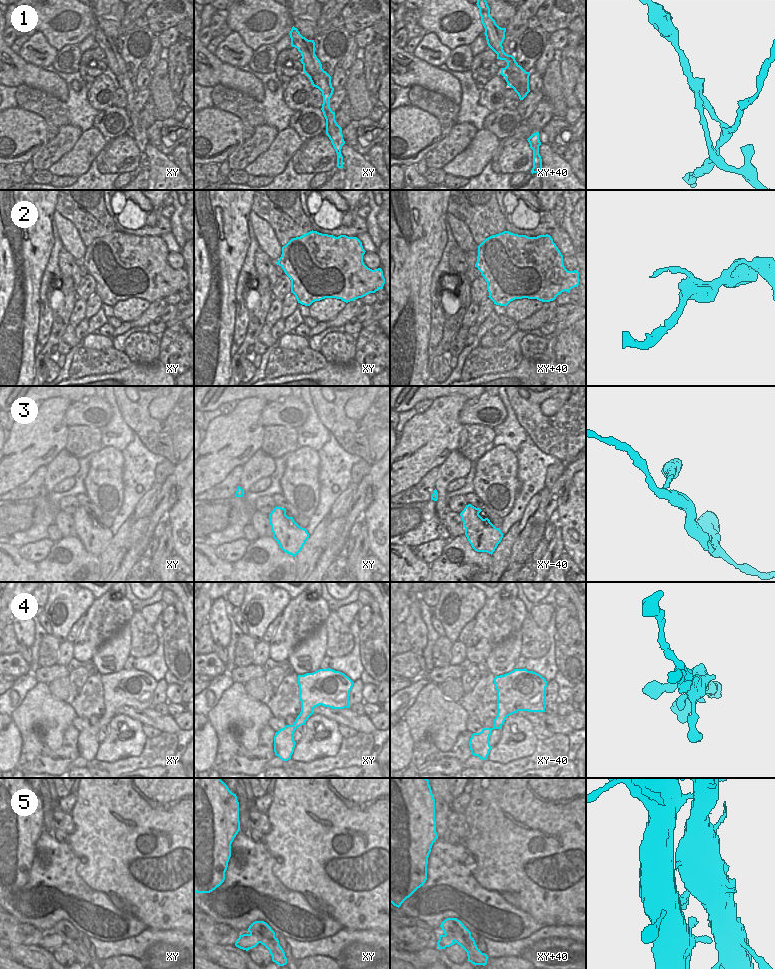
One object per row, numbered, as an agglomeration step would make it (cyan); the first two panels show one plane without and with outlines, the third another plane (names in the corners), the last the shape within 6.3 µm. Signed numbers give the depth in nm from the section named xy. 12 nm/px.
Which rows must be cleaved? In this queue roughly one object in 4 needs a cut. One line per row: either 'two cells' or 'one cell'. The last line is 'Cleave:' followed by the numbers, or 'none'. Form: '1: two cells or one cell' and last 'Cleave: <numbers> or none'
1: two cells
2: two cells
3: one cell
4: one cell
5: two cells
Cleave: 1, 2, 5

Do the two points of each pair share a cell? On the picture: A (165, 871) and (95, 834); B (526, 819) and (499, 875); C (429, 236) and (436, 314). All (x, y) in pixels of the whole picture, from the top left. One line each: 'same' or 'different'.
A: same
B: same
C: different

